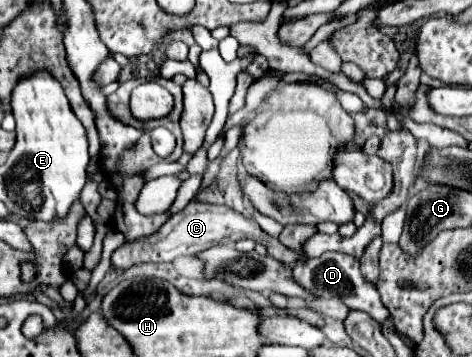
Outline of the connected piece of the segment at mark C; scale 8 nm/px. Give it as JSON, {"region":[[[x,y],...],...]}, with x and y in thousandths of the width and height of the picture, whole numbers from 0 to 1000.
{"region":[[[405,563],[388,591],[371,597],[350,630],[341,630],[337,647],[282,669],[282,675],[265,675],[256,692],[248,692],[235,714],[235,737],[248,754],[273,754],[282,742],[294,737],[345,737],[345,731],[367,731],[383,714],[417,714],[451,686],[489,686],[506,669],[536,669],[540,681],[561,686],[566,714],[574,714],[578,725],[595,731],[608,748],[621,748],[629,731],[638,731],[638,714],[625,697],[604,692],[591,669],[566,658],[540,613],[528,613],[477,574],[447,574],[447,569],[417,569]]]}

